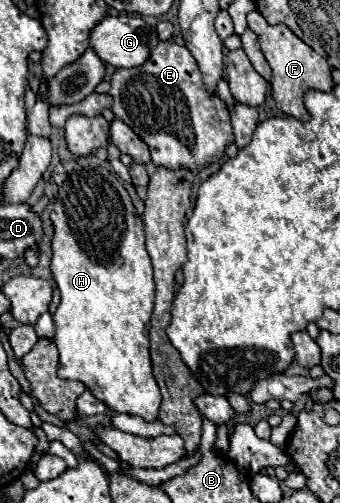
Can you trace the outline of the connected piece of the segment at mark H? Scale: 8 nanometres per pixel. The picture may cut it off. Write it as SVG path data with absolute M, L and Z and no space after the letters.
M99 159L81 165L69 175L65 185L59 187L51 221L55 227L51 243L51 273L61 291L61 303L53 313L57 327L53 341L59 349L57 375L61 379L83 383L93 397L103 401L107 409L115 413L129 413L139 415L145 421L155 421L159 415L161 393L149 357L149 321L155 297L153 269L145 251L143 221L135 213L119 175Z

